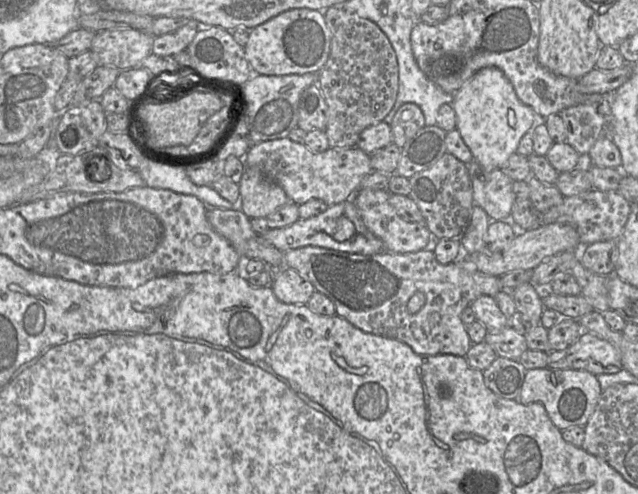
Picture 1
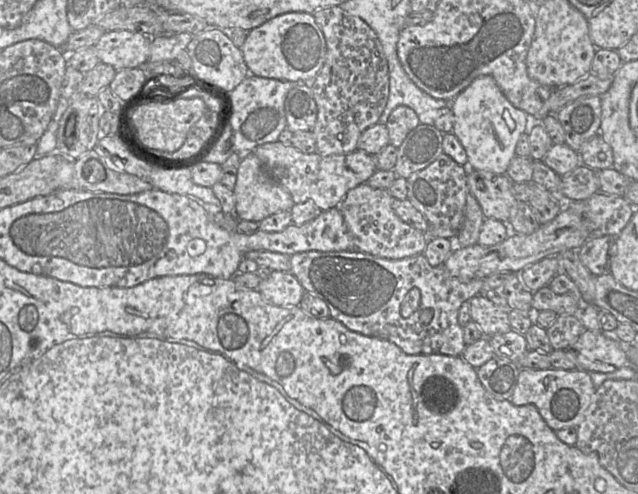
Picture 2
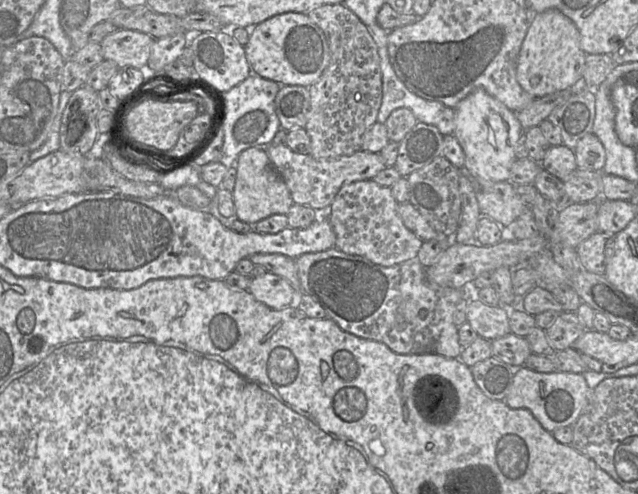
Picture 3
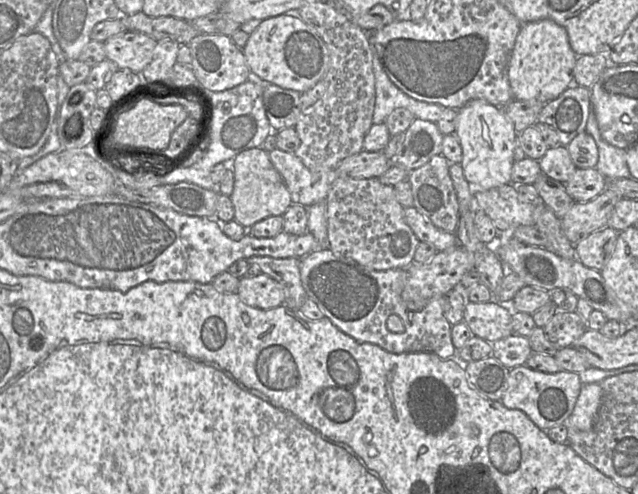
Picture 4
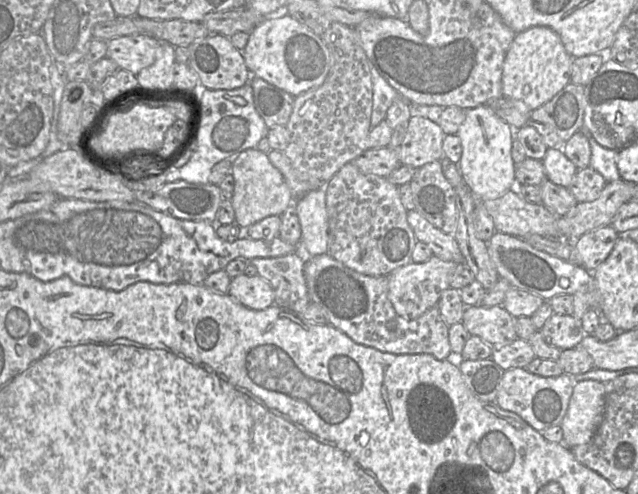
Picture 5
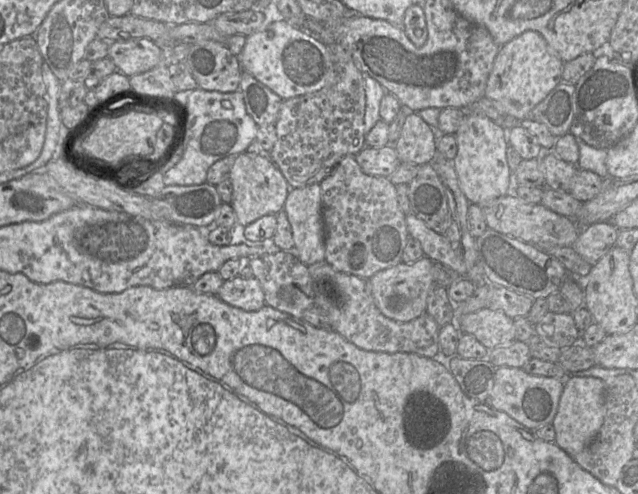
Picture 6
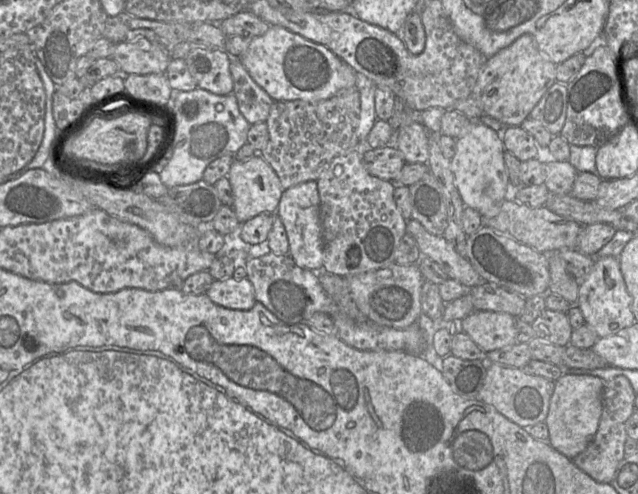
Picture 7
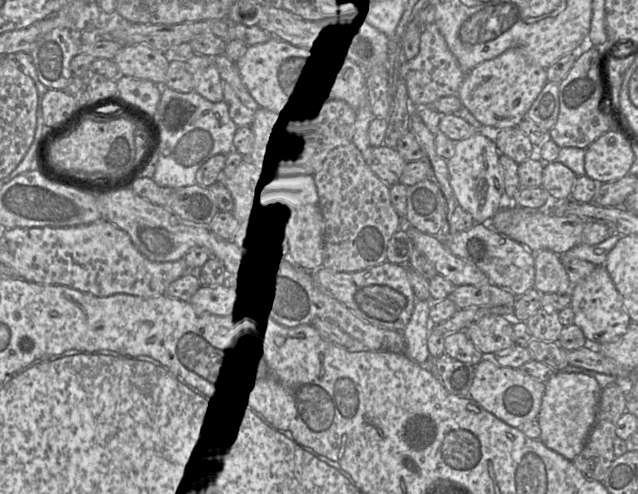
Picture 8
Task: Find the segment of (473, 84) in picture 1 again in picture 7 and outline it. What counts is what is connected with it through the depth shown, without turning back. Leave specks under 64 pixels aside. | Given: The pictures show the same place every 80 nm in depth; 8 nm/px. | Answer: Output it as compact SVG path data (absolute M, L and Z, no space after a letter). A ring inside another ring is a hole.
M479 120L471 121L471 125L460 137L456 139L456 153L451 162L455 185L466 207L477 210L481 215L491 209L495 204L510 197L510 182L504 163L505 148L501 133L486 126Z

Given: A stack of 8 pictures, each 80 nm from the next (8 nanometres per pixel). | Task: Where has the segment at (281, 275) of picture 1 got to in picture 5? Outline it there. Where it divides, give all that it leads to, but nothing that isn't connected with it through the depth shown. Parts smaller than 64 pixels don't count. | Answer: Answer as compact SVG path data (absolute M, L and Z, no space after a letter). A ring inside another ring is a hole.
M241 274L233 278L229 286L228 294L240 304L254 310L266 309L269 306L273 305L275 300L275 294L274 294L273 288L271 287L269 282L263 277L261 277L260 275L254 275L249 277L246 274Z

